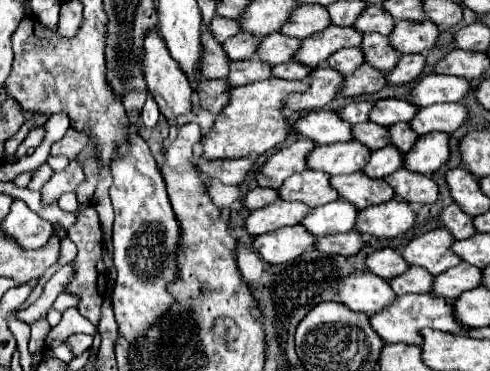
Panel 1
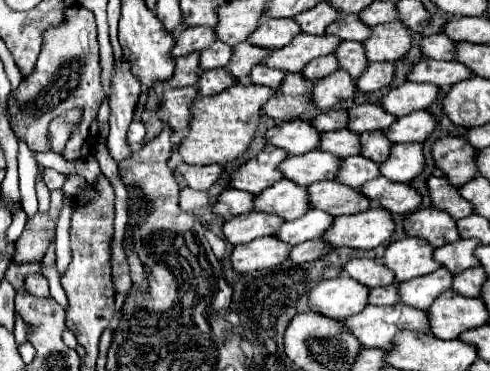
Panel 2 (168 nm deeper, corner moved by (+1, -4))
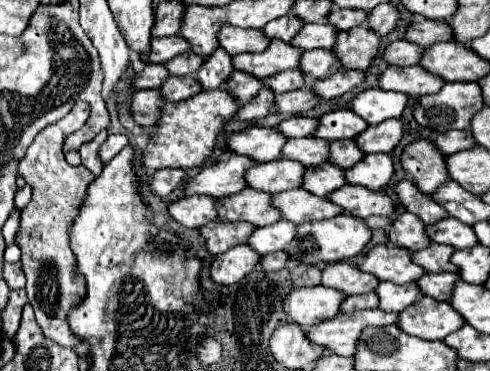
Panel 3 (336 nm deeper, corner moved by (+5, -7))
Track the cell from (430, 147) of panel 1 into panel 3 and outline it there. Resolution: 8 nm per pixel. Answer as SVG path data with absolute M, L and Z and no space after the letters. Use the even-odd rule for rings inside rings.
M372 153L358 163L358 167L352 167L346 171L346 181L350 185L364 185L368 189L382 189L388 185L388 181L394 177L394 161L388 153Z

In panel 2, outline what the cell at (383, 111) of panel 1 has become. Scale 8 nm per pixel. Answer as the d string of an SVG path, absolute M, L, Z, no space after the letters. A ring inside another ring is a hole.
M360 104L360 106L352 106L348 110L350 114L350 124L348 130L362 134L368 130L382 130L388 128L396 118L388 112L382 112L380 106L376 104Z

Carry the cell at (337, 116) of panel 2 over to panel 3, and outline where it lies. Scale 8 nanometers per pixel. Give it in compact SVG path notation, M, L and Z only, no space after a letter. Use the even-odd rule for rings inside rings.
M290 117L278 125L286 137L310 137L320 125L318 117Z

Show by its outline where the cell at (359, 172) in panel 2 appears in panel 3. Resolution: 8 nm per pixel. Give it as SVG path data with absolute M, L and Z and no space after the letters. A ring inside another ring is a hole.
M320 163L318 167L306 169L306 183L302 187L318 197L328 197L332 191L344 185L346 185L346 173L342 167L334 163Z

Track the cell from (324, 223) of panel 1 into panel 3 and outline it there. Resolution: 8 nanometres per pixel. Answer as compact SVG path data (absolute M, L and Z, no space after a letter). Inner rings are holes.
M286 219L270 225L270 227L260 227L254 231L254 235L250 237L248 245L254 247L260 255L268 255L274 251L282 251L286 249L286 245L294 239L298 225L288 223Z

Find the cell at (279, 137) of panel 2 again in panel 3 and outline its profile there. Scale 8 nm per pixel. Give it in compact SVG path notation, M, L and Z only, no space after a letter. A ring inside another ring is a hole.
M248 127L242 133L228 135L230 151L238 155L248 155L258 163L280 159L286 141L288 139L284 137L284 133L272 127Z

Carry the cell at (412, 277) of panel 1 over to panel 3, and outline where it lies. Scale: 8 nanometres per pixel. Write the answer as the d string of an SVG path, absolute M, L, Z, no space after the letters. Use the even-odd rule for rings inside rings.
M366 293L366 295L352 295L344 299L342 311L350 313L354 309L376 309L378 307L378 295L376 293Z

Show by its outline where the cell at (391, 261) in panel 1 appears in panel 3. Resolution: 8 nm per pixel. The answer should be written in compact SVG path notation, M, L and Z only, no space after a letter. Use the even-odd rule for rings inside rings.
M338 261L338 263L330 263L324 271L322 271L322 285L326 287L334 287L340 289L346 295L358 295L358 293L370 293L378 287L380 279L360 271L356 265L346 263L346 261Z

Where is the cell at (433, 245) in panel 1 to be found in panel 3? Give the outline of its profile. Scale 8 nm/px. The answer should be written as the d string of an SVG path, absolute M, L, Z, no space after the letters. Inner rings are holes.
M396 245L372 247L360 263L360 269L376 275L380 281L390 281L396 285L416 283L416 279L420 279L426 273L420 265L412 261L412 253L408 249Z

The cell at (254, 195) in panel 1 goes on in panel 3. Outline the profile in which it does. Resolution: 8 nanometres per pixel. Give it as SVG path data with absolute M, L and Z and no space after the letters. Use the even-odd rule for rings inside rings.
M192 195L168 205L170 215L184 227L198 229L204 223L218 219L218 199L210 195Z

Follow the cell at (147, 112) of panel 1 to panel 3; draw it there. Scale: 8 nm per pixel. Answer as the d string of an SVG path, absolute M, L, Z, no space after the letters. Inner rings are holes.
M108 135L106 143L100 149L100 157L104 163L108 163L114 155L118 155L124 147L128 145L128 137L126 135Z

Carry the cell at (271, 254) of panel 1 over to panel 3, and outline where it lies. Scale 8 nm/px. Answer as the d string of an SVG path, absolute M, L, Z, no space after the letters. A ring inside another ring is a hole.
M238 245L214 257L210 275L220 285L234 285L254 271L260 259L262 255L258 255L258 251L254 251L250 245Z

